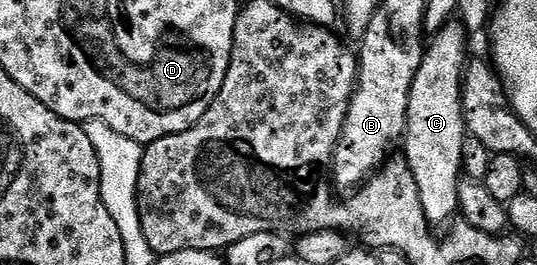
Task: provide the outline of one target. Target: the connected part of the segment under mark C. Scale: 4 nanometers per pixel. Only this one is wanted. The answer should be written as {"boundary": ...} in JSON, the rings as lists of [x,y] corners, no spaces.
{"boundary":[[[453,19],[446,23],[446,27],[442,27],[442,31],[431,34],[430,40],[427,42],[424,54],[422,55],[422,67],[418,67],[418,75],[414,75],[414,87],[410,87],[410,103],[408,104],[408,128],[404,130],[402,138],[402,146],[404,145],[403,160],[408,162],[410,171],[414,175],[414,183],[418,185],[418,199],[422,201],[422,211],[426,215],[428,224],[433,227],[439,227],[440,224],[451,222],[457,216],[460,204],[458,203],[458,191],[462,180],[462,170],[464,161],[462,157],[463,141],[466,136],[464,127],[464,70],[470,60],[470,46],[468,43],[468,33],[459,20]]]}

